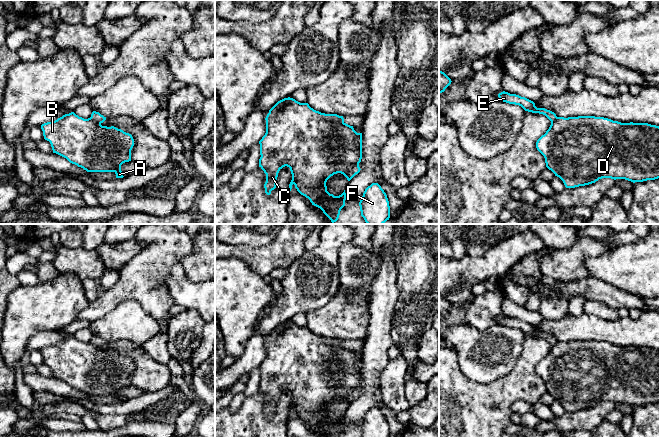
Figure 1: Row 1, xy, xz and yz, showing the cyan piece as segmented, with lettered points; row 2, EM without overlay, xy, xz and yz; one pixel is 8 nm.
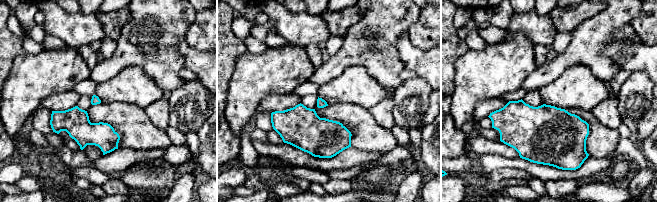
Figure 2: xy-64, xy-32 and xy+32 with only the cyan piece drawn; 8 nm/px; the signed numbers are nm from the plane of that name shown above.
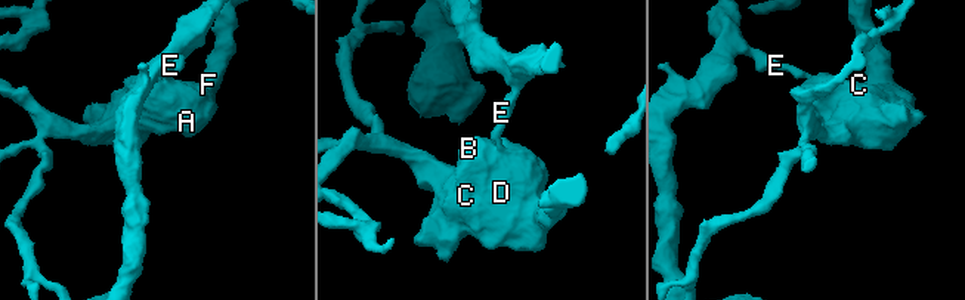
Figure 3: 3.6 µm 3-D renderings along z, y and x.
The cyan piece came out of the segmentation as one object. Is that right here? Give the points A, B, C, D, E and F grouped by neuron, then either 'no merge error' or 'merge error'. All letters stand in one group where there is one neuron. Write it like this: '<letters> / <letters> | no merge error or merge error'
A B C D E F | no merge error

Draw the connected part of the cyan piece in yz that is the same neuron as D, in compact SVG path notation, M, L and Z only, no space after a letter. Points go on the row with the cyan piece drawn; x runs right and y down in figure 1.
M508 92L498 94L499 100L521 106L525 111L545 115L551 125L536 142L546 167L559 177L566 188L595 183L602 178L635 182L659 178L659 126L648 123L621 123L604 117L557 117L545 108L537 108L525 97Z

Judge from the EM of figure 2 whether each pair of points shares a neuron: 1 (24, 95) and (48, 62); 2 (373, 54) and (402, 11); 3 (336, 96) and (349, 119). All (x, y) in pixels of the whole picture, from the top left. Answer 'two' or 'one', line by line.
1: one
2: one
3: two

